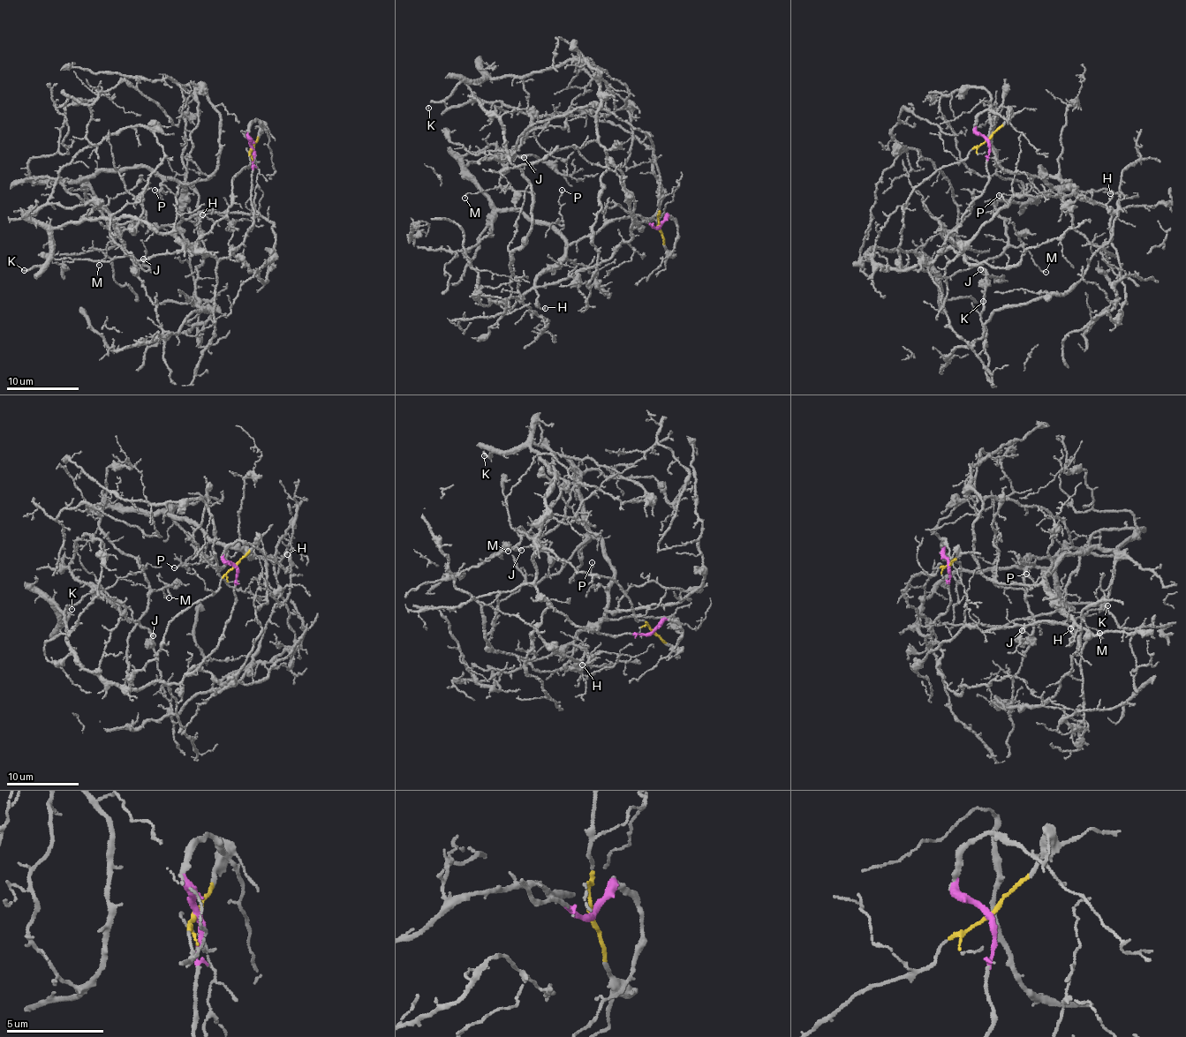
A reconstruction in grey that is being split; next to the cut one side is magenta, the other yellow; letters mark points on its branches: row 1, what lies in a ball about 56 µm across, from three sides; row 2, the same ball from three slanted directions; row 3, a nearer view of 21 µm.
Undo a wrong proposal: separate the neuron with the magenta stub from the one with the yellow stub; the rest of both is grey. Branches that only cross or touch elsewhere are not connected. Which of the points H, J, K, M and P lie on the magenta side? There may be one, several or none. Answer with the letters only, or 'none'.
K

